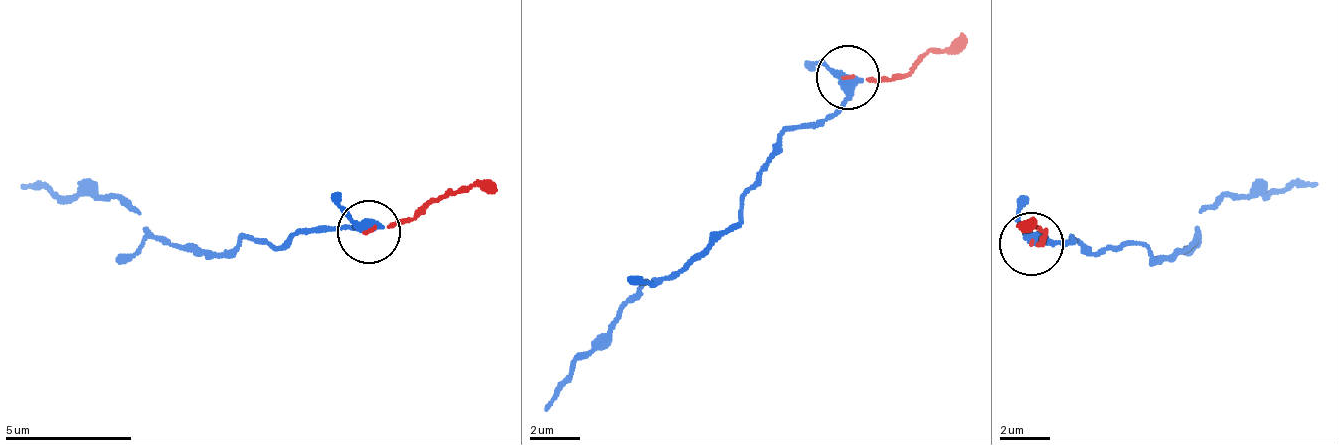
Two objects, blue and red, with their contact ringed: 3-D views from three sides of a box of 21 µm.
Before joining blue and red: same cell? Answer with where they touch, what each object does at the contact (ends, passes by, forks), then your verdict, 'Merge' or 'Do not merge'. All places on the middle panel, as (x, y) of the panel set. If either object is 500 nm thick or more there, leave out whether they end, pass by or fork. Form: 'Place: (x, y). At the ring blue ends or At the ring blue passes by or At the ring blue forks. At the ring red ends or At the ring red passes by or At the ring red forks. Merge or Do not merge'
Place: (848, 77). At the ring blue passes by. At the ring red ends. Merge

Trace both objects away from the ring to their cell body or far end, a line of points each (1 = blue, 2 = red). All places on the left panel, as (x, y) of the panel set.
1: (367, 233), (304, 230), (276, 249), (245, 234), (223, 253), (148, 233), (118, 195), (23, 186)
2: (367, 233), (410, 224), (429, 205), (476, 184), (496, 192)

